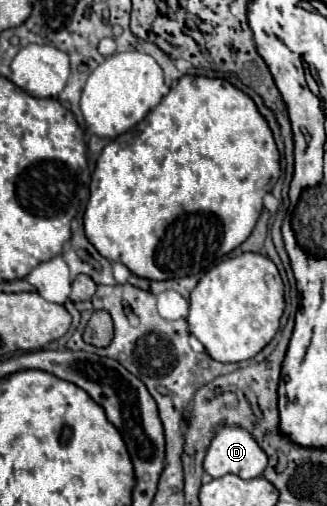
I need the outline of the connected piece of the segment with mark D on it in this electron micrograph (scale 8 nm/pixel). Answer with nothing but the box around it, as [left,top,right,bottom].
[205,427,265,479]

